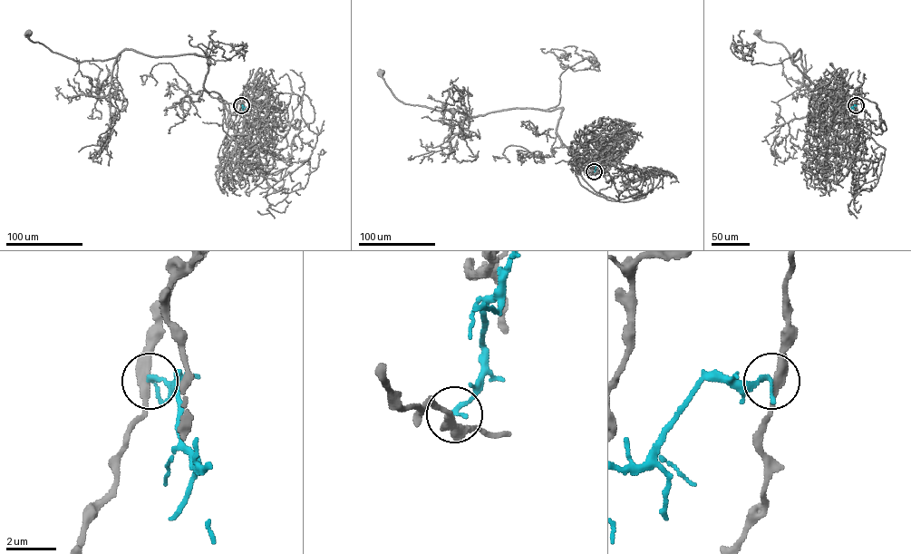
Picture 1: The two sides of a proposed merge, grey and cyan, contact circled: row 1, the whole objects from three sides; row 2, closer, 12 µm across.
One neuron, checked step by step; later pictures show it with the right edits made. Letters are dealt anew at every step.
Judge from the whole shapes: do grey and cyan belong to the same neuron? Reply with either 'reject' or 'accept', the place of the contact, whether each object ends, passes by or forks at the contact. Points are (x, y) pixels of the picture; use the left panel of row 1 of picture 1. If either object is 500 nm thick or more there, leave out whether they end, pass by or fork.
reject | (241, 105) | grey passes by | cyan ends

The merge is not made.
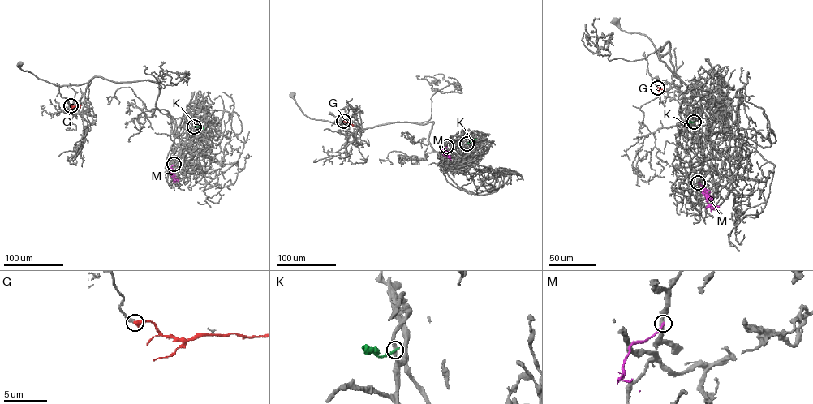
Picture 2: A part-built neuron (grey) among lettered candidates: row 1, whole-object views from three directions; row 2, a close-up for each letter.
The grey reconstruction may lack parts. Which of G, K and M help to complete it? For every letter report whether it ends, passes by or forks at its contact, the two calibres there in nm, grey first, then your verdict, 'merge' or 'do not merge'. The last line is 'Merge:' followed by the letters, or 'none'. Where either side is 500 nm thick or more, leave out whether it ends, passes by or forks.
G: it ends there; 360 nm thick on the grey side, 360 nm on the other; merge
K: it ends there; 360 nm thick on the grey side, 200 nm on the other; do not merge
M: it ends there; 440 nm thick on the grey side, 240 nm on the other; do not merge
Merge: G

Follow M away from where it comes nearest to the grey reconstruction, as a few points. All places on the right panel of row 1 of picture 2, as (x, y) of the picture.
M: (699, 182), (707, 190), (708, 204), (719, 207)

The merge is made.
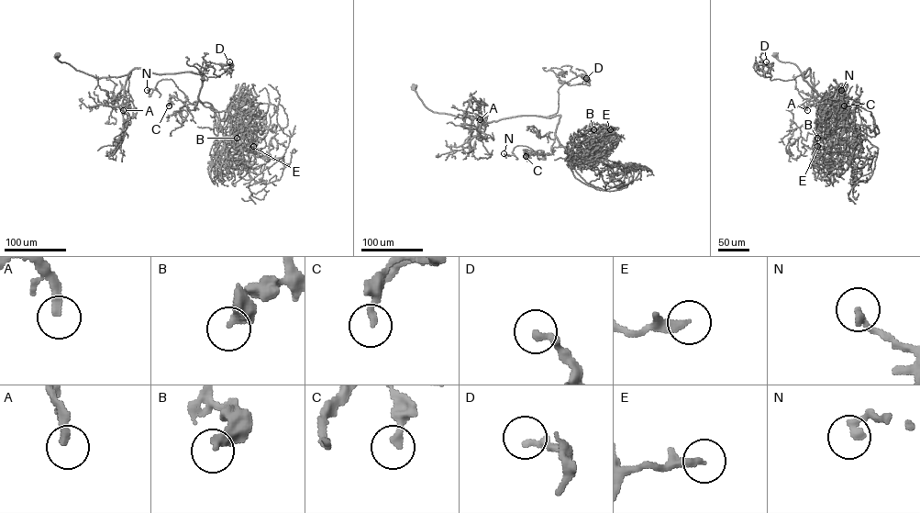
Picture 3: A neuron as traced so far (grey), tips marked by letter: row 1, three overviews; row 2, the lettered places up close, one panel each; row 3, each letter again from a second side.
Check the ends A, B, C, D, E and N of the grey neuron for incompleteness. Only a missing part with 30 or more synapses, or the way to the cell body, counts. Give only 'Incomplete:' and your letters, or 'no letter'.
Incomplete: A

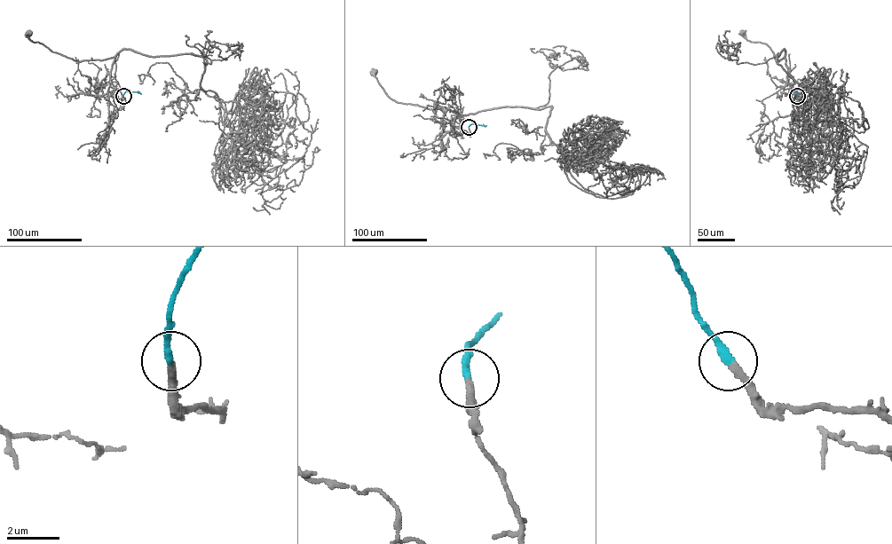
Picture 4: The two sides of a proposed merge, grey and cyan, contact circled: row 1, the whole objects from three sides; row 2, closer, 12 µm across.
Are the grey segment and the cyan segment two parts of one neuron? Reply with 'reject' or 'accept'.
accept

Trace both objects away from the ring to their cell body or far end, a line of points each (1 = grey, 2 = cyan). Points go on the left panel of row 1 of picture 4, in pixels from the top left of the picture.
1: (123, 97), (123, 107), (116, 110), (108, 97), (114, 58), (74, 60), (34, 42), (28, 33)
2: (123, 96), (126, 90), (141, 94)

